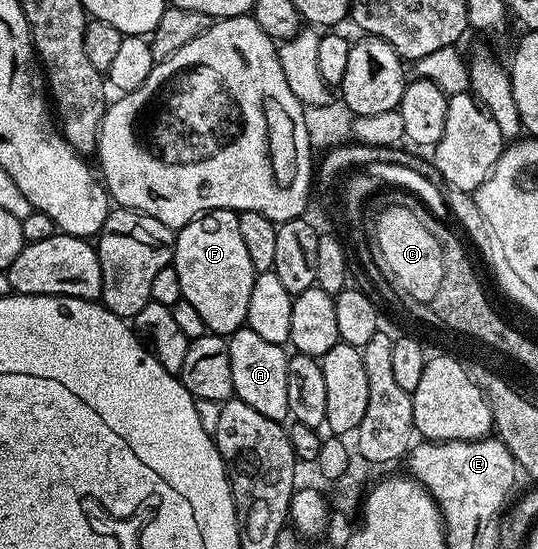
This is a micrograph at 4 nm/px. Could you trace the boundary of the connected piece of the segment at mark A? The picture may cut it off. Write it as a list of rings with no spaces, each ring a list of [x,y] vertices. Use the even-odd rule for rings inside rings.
[[[247,325],[235,334],[228,336],[229,352],[231,353],[231,381],[233,394],[243,400],[255,413],[263,413],[263,417],[285,421],[290,418],[287,405],[287,361],[289,355],[286,348],[279,343],[266,341],[259,337]]]

